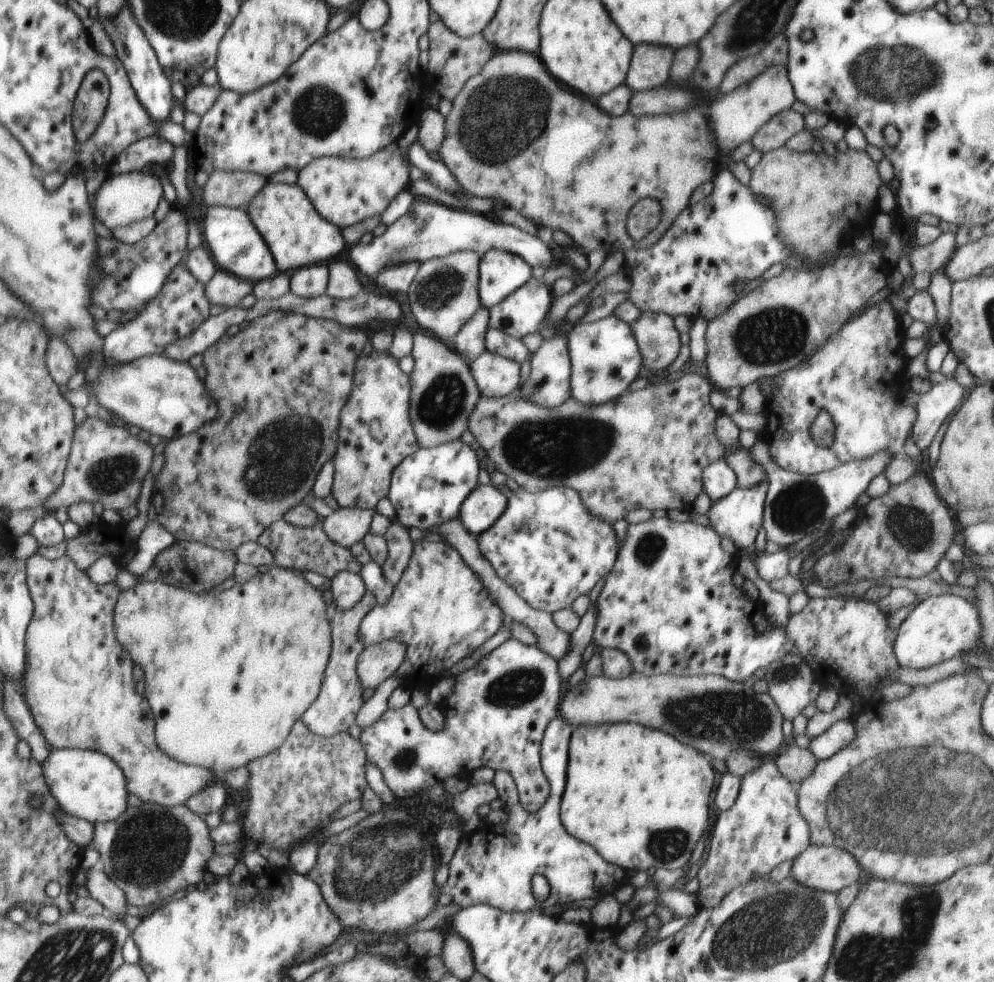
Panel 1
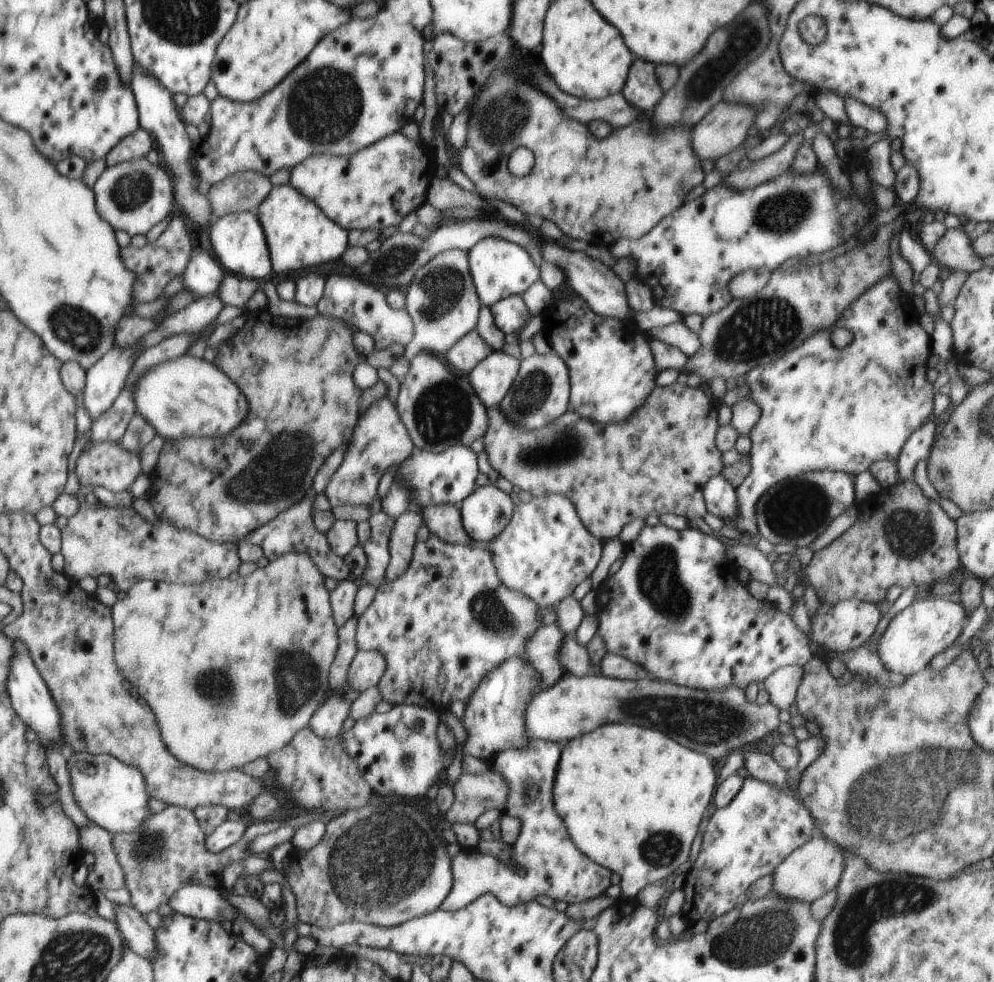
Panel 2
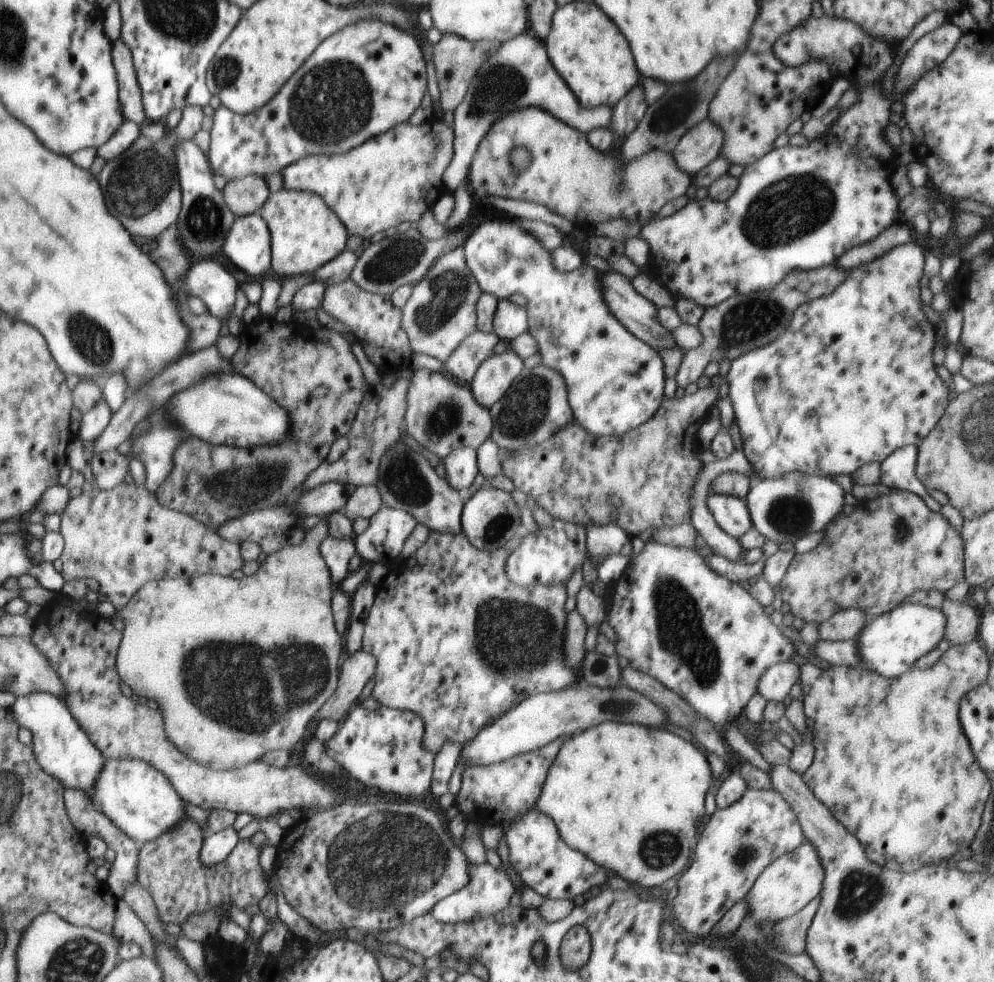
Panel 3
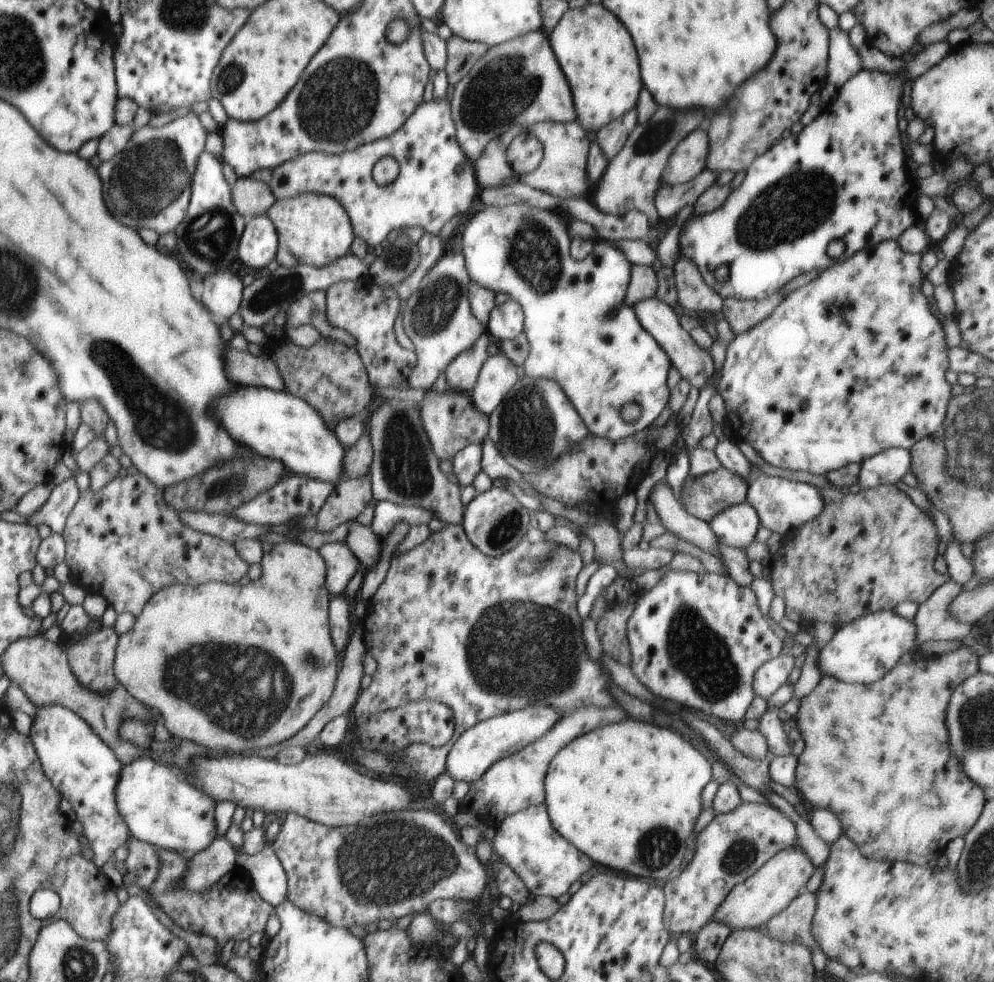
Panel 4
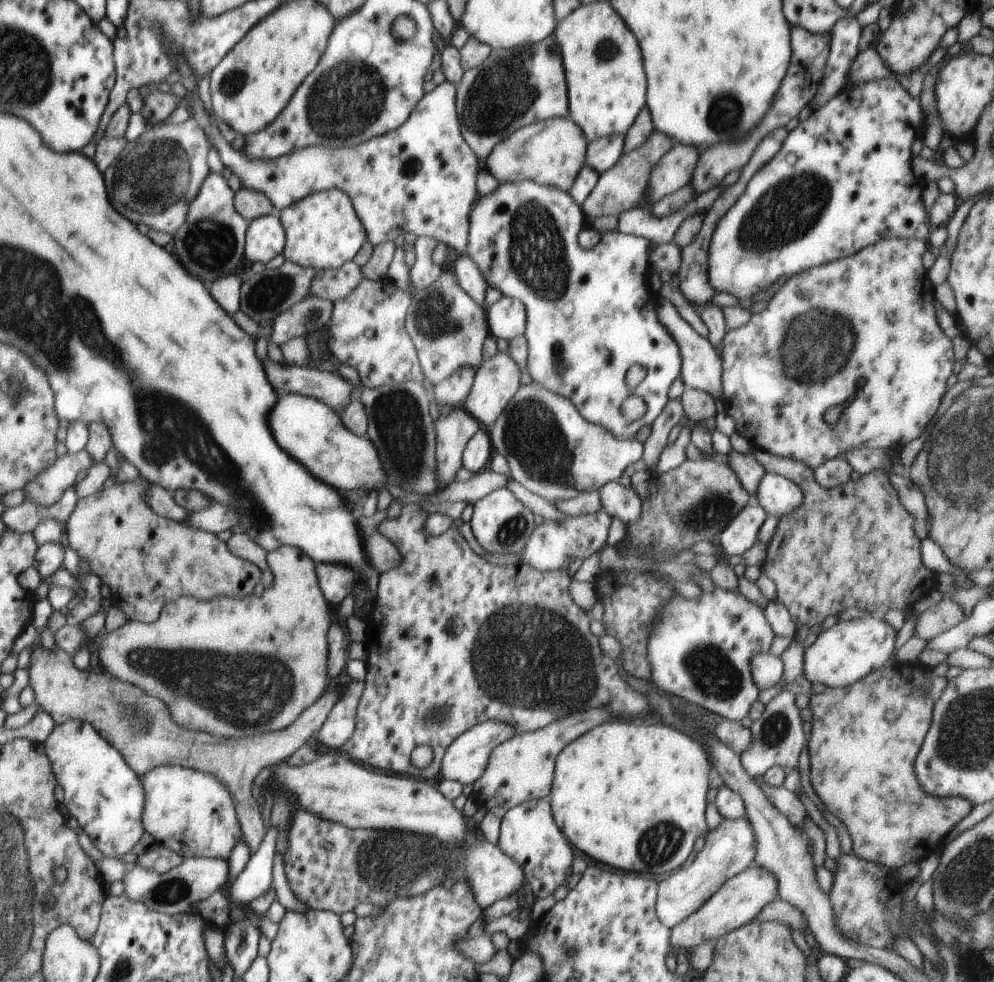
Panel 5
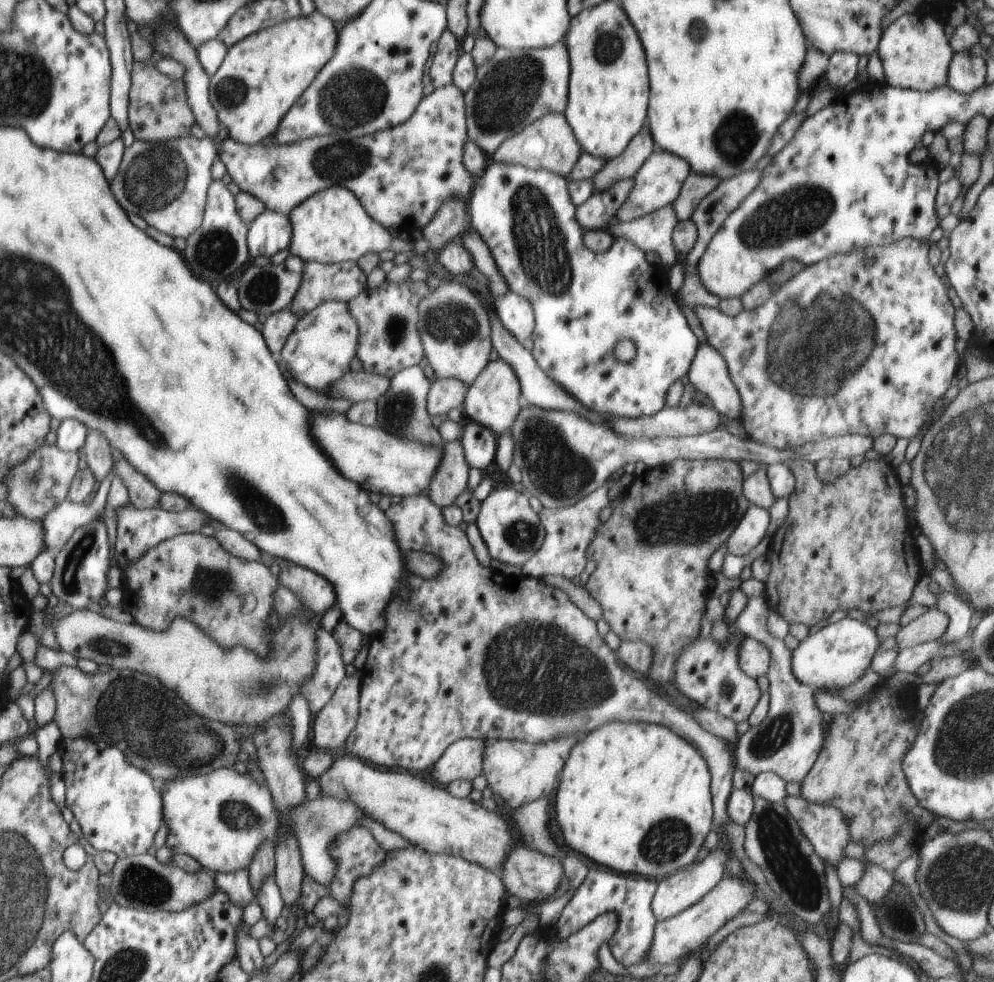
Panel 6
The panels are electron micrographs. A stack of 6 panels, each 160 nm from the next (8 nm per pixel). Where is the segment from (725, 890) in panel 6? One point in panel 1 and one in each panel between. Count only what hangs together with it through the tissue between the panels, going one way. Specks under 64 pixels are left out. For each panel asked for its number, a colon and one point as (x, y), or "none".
1: (826, 868)
2: (815, 869)
3: (788, 884)
4: (773, 887)
5: (737, 902)

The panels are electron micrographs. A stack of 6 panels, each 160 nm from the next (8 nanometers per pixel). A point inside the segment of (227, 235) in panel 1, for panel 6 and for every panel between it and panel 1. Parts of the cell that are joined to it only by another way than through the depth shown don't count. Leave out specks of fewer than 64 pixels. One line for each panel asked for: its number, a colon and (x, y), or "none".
2: (238, 239)
3: (247, 245)
4: (258, 246)
5: (265, 238)
6: (271, 232)

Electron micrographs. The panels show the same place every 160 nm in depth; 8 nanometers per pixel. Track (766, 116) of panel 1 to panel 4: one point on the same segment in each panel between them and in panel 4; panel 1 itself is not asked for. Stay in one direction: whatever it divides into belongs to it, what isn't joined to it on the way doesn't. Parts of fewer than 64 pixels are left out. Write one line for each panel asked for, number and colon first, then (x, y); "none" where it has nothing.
2: (724, 128)
3: (702, 143)
4: (688, 160)

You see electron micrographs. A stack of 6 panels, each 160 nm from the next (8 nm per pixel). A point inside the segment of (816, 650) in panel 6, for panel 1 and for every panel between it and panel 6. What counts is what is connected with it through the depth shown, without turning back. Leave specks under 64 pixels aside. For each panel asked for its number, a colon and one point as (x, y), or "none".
1: (944, 626)
2: (928, 626)
3: (889, 644)
4: (865, 650)
5: (851, 649)

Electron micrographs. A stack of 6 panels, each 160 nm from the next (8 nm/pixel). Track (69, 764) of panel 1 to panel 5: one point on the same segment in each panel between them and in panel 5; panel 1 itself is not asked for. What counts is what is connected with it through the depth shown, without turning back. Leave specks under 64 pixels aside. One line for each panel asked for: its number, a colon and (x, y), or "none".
2: (113, 795)
3: (141, 802)
4: (160, 807)
5: (190, 812)

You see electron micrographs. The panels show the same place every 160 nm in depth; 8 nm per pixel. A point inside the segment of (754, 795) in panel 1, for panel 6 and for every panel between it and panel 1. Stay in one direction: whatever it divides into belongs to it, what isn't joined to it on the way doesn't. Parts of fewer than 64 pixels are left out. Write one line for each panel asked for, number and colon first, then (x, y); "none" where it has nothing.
2: (747, 839)
3: (741, 840)
4: (734, 845)
5: (729, 849)
6: (675, 893)

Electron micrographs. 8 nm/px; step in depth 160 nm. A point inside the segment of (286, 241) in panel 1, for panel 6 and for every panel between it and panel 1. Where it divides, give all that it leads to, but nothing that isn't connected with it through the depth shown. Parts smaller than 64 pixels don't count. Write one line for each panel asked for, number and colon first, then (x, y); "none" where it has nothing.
2: (299, 235)
3: (305, 232)
4: (313, 229)
5: (322, 231)
6: (332, 226)

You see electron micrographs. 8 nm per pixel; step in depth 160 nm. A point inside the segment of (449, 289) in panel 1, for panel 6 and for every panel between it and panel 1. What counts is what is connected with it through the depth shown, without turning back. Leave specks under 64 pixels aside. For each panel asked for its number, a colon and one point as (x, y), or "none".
2: (443, 304)
3: (440, 313)
4: (438, 319)
5: (448, 327)
6: (455, 330)

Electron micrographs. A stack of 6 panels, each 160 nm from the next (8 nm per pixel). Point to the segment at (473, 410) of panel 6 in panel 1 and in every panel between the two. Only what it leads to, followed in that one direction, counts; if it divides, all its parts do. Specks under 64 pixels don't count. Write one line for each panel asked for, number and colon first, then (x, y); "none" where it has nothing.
1: (496, 376)
2: (492, 377)
3: (495, 375)
4: (498, 376)
5: (496, 382)

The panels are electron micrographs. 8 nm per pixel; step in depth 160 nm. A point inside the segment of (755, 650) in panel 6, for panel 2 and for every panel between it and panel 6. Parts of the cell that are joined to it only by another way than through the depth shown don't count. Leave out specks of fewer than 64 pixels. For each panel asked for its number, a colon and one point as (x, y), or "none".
2: (782, 685)
3: (775, 684)
4: (770, 676)
5: (767, 670)

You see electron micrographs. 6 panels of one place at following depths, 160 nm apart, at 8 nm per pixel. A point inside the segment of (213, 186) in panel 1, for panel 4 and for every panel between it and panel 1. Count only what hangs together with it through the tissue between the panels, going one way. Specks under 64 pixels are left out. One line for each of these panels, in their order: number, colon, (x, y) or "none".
2: (243, 192)
3: (245, 195)
4: (252, 198)

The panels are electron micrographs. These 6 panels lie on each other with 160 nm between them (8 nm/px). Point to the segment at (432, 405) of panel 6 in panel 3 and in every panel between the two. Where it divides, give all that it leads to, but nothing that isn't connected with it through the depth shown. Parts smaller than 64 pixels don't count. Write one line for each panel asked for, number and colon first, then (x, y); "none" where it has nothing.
3: (462, 364)
4: (461, 375)
5: (453, 391)

